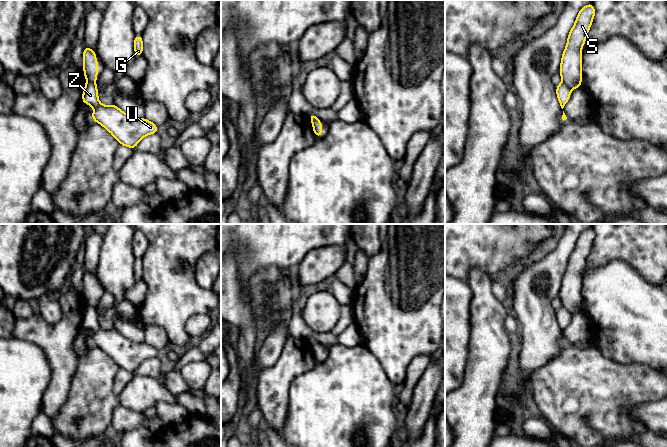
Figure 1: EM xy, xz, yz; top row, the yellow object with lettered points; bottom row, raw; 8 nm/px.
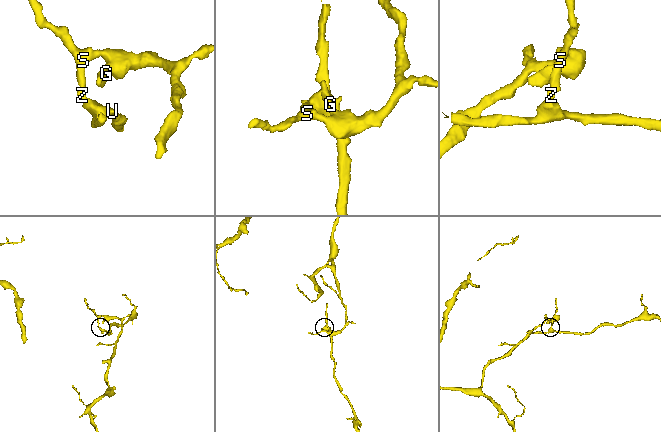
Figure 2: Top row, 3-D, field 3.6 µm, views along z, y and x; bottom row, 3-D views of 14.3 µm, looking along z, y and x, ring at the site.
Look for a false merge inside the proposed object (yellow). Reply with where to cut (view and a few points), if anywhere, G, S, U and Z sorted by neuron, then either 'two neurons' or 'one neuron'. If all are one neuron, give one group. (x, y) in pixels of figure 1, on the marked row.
yz (563, 82), (571, 88) | G S / U Z | two neurons

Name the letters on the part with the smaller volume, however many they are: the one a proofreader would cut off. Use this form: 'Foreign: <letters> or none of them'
Foreign: U, Z

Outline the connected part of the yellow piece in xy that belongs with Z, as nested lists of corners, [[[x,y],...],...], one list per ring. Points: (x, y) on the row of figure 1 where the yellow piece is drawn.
[[[86,83],[82,102],[94,107],[93,121],[107,129],[119,144],[131,149],[135,149],[143,137],[158,131],[158,126],[145,118],[131,117],[114,104],[102,105],[99,102],[98,88],[95,84]]]

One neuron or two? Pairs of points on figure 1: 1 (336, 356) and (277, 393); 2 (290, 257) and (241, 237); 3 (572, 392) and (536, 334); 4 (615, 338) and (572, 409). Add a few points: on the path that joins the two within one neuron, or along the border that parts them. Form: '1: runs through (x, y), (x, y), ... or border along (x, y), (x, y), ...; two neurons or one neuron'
1: border along (308, 370), (299, 374), (291, 383), (287, 408); two neurons
2: runs through (278, 245), (270, 237), (253, 237); one neuron
3: border along (563, 345), (554, 357), (532, 372); two neurons
4: border along (593, 344), (604, 356), (626, 365); two neurons

